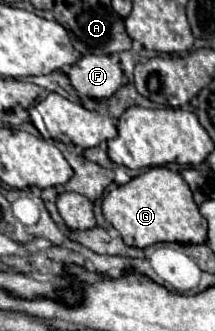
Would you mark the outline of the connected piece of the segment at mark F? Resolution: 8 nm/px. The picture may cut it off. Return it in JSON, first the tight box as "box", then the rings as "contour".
{"box":[68,55,122,99],"contour":[[[84,55],[68,67],[72,87],[92,99],[112,97],[122,85],[122,69],[108,55]]]}

